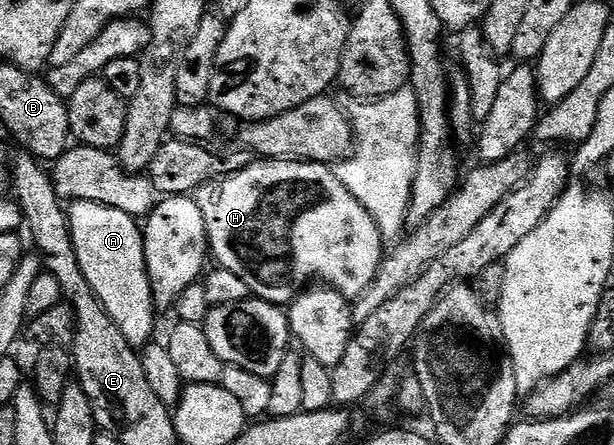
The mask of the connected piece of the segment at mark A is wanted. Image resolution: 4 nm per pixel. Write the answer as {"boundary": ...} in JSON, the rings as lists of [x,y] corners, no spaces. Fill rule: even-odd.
{"boundary":[[[74,200],[68,205],[69,229],[75,242],[75,254],[91,290],[107,310],[107,314],[123,330],[123,338],[138,350],[154,339],[159,309],[153,302],[151,282],[145,261],[143,228],[134,217],[111,206]]]}

